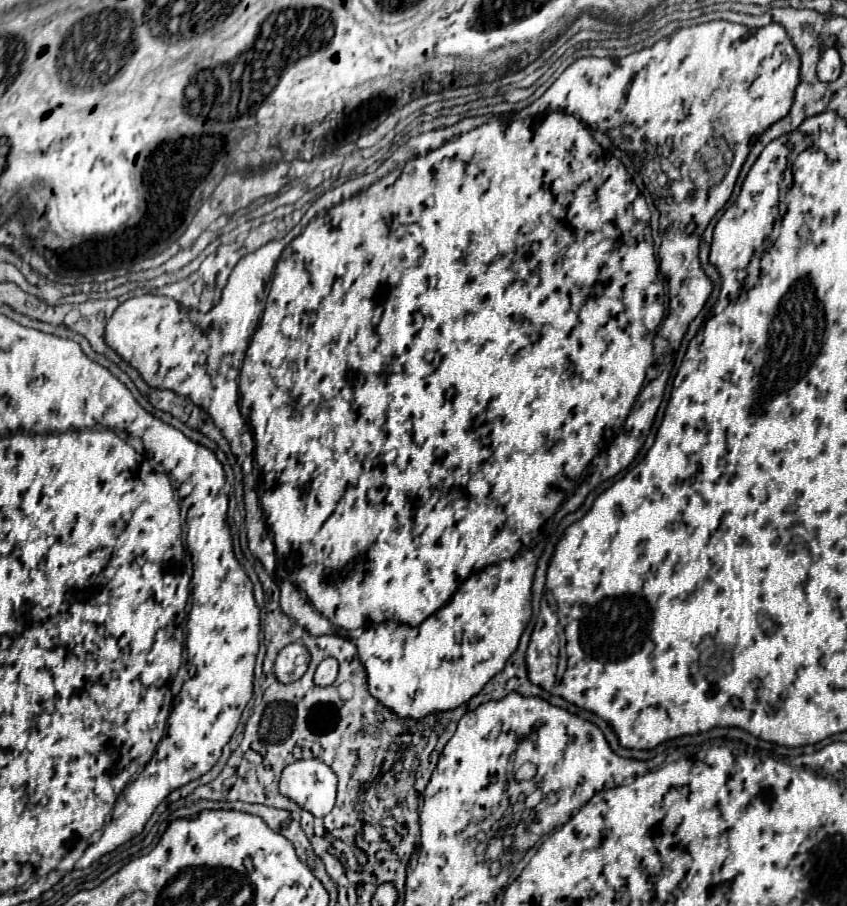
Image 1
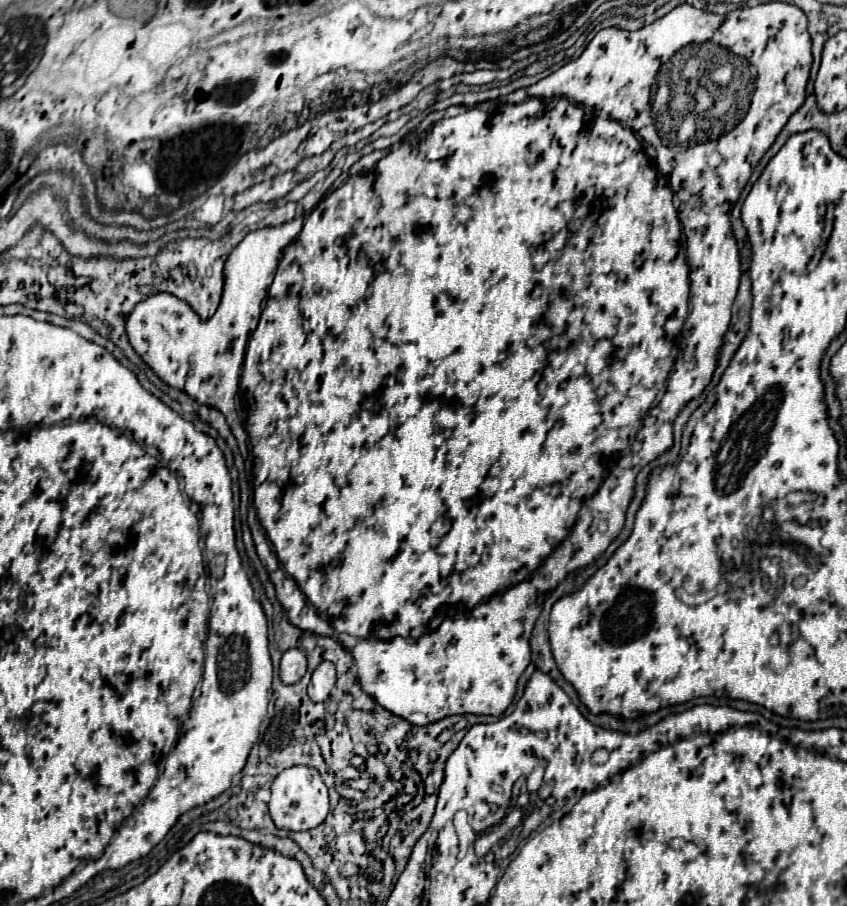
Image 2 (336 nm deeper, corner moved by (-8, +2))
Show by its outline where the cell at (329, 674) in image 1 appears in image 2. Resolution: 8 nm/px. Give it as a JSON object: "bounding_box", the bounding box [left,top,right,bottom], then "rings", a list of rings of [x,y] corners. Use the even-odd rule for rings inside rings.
{"bounding_box":[307,661,335,703],"rings":[[[323,661],[311,675],[311,683],[307,687],[309,699],[315,703],[323,703],[329,699],[331,689],[335,687],[335,665]]]}

